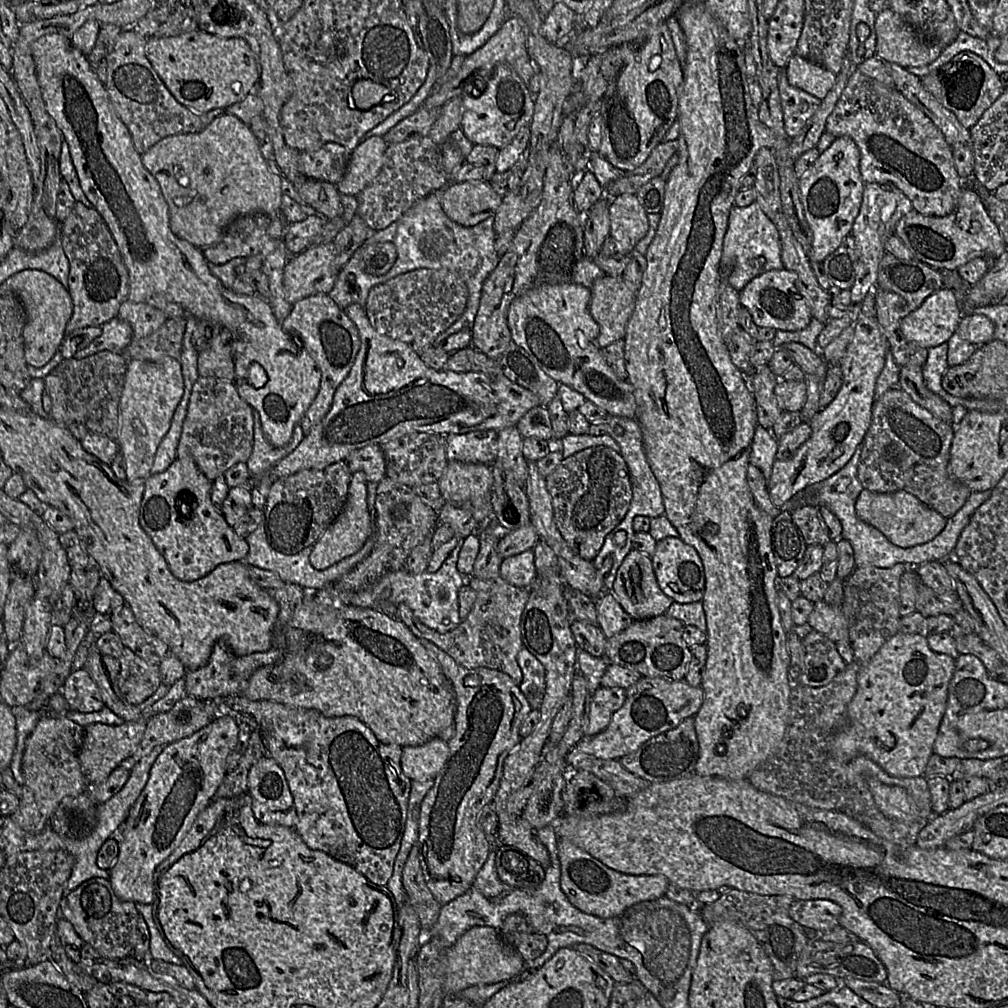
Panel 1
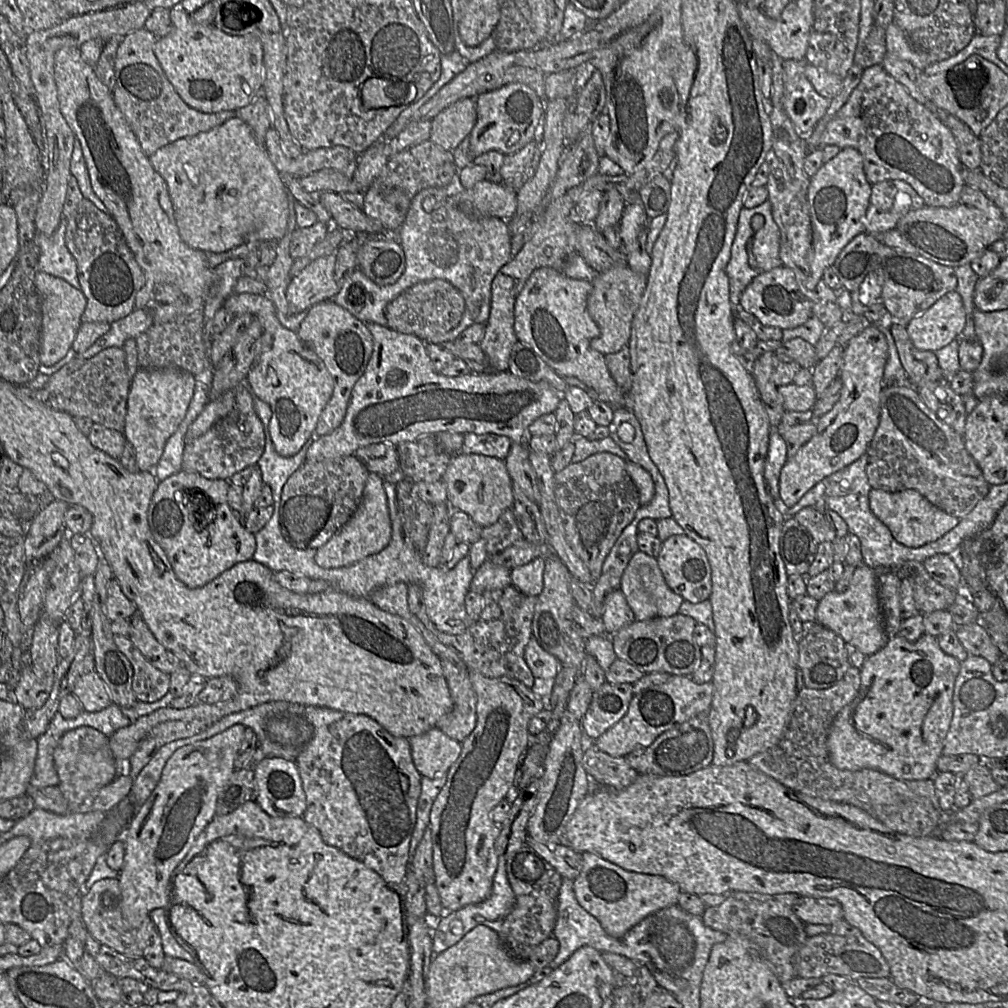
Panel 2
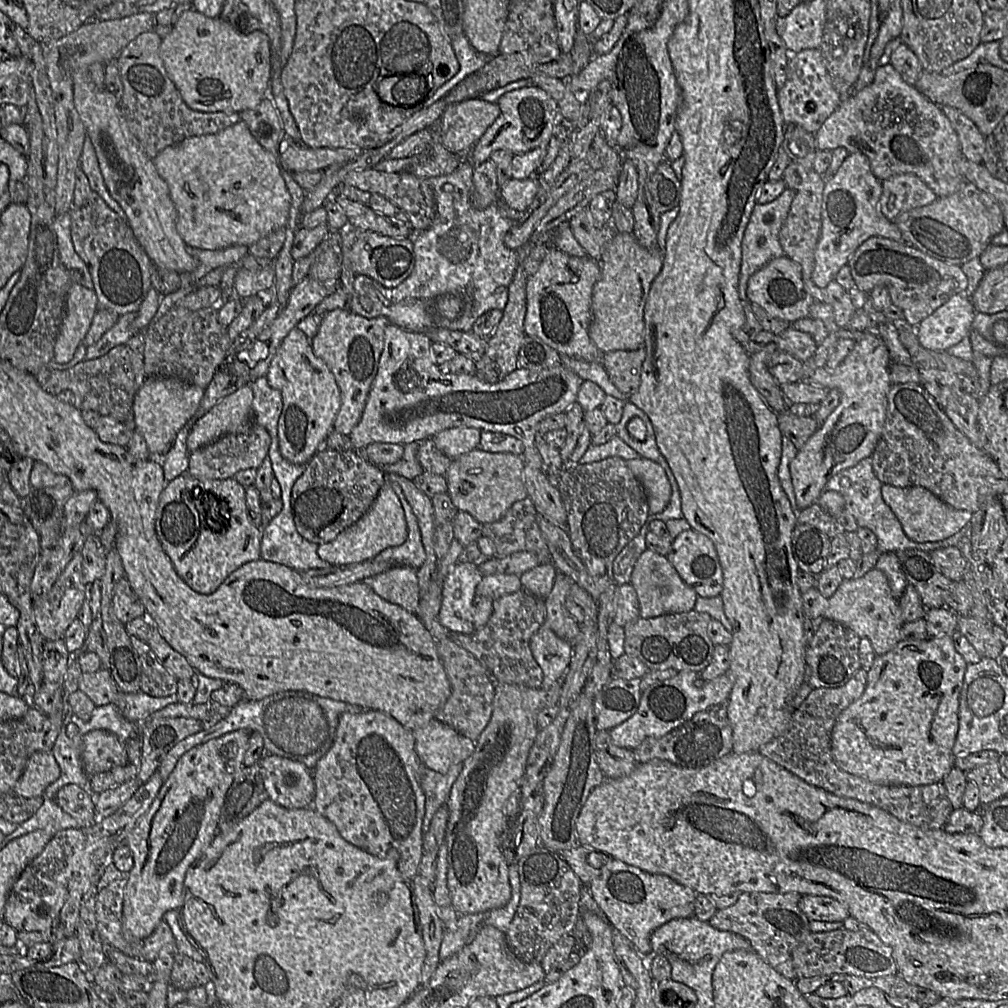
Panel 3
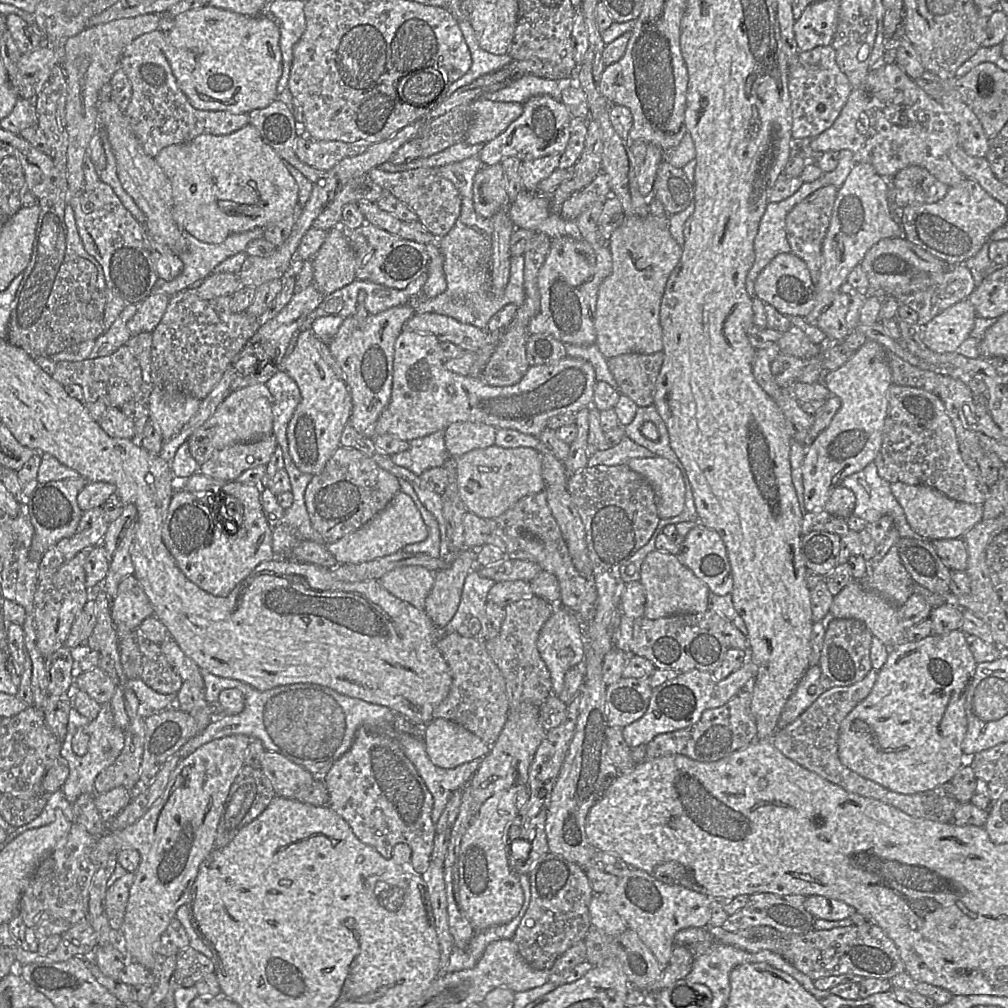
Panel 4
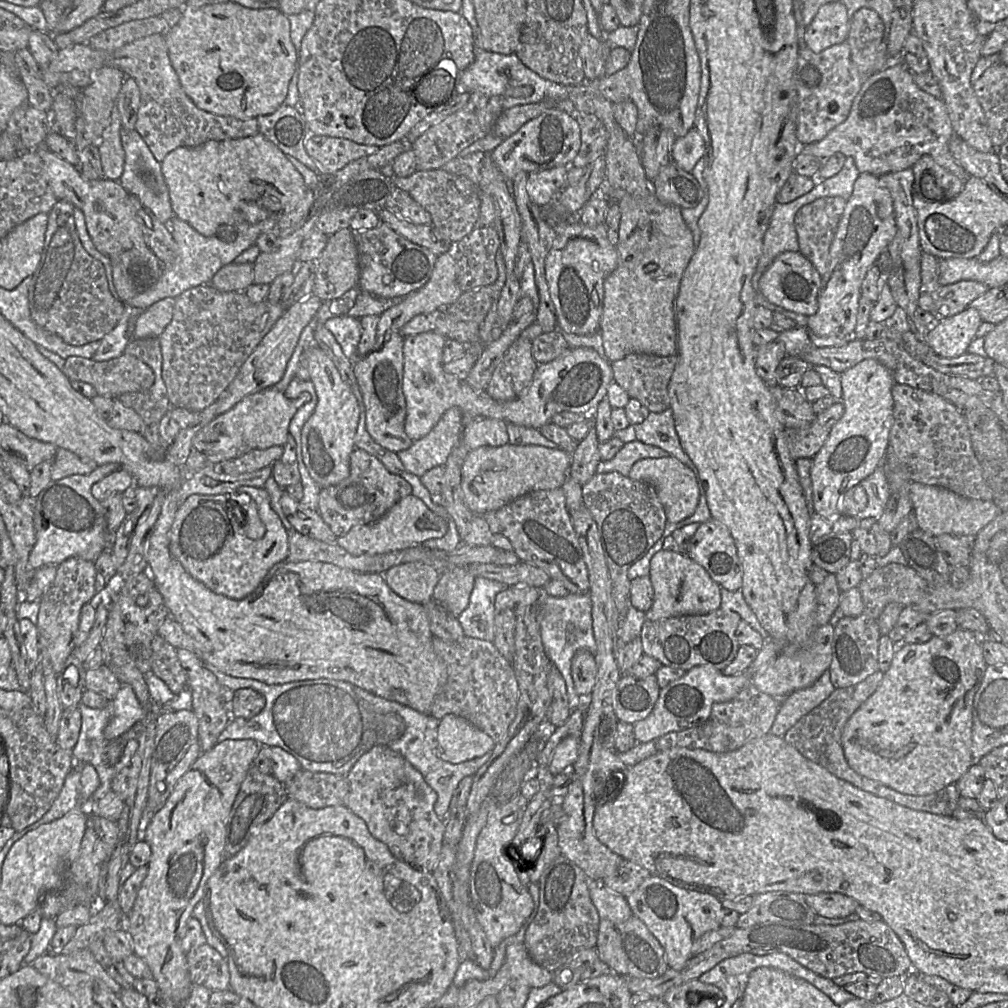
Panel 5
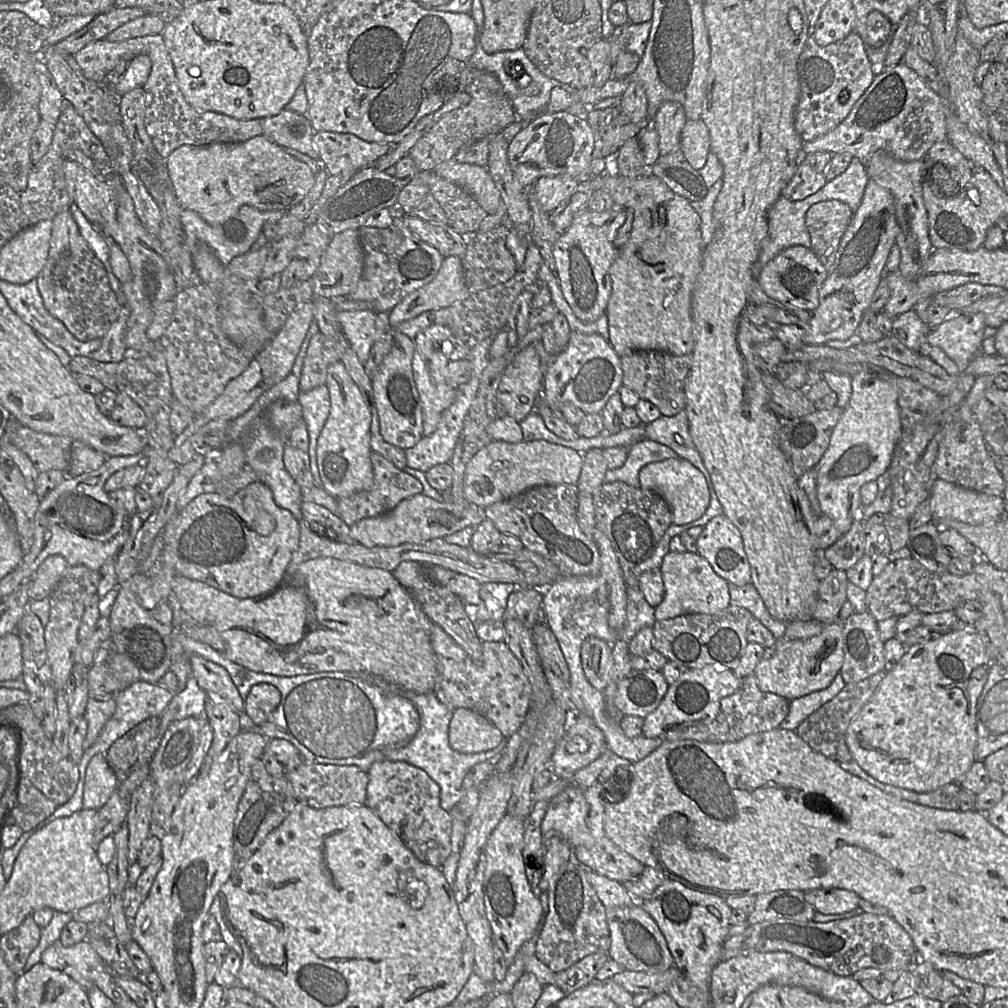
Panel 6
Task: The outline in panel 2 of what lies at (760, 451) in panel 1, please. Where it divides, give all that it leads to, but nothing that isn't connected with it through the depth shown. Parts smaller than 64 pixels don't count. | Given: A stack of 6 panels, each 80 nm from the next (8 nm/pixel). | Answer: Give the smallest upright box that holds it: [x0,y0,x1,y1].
[764,428,787,516]

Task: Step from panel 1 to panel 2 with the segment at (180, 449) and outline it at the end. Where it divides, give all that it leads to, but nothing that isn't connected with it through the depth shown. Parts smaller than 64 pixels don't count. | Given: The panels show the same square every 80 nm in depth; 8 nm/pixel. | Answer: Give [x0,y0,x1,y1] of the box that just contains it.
[182,384,266,480]

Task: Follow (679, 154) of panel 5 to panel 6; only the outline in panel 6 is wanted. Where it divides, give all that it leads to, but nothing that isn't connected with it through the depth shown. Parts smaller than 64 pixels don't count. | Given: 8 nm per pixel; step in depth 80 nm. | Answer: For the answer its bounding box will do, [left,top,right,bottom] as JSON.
[679,118,710,170]

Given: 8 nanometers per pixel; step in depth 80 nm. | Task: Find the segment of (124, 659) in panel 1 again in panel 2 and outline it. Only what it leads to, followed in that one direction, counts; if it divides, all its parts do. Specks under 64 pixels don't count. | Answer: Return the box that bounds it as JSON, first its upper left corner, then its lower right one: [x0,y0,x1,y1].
[114,635,170,702]

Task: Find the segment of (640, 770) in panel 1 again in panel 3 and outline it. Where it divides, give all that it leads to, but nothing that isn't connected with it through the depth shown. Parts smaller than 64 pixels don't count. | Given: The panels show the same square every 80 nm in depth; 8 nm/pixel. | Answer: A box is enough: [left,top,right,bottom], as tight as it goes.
[633,701,732,769]

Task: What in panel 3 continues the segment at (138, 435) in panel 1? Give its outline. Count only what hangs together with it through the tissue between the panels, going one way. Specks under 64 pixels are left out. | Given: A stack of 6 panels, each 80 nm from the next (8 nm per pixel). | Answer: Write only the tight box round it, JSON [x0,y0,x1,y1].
[131,377,204,456]

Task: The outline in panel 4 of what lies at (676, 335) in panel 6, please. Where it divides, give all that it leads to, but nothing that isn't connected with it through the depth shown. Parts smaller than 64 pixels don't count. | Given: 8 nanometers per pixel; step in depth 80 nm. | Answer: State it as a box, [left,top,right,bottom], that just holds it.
[593,215,683,358]

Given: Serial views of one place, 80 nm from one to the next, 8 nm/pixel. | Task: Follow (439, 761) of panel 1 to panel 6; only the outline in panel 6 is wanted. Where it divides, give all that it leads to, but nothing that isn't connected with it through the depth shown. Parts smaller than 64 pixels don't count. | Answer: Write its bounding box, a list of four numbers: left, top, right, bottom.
[448,708,507,754]

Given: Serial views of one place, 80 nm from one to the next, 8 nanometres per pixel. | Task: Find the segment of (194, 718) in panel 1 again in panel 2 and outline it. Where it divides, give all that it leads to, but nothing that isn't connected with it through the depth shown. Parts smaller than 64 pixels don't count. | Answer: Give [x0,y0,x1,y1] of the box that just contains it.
[130,720,208,779]

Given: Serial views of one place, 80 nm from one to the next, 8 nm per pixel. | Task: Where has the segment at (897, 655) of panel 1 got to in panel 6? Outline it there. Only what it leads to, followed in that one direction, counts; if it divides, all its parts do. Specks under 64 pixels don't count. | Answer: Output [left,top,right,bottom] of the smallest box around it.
[845,629,992,793]

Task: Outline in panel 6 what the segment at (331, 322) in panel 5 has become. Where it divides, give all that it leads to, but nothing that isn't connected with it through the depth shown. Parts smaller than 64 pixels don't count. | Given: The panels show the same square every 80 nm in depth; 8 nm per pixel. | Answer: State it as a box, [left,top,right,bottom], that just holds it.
[337,310,377,362]

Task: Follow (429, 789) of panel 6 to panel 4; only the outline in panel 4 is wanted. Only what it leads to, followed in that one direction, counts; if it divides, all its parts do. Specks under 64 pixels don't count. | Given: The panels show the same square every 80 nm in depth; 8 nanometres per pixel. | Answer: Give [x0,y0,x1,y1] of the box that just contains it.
[321,714,436,874]

